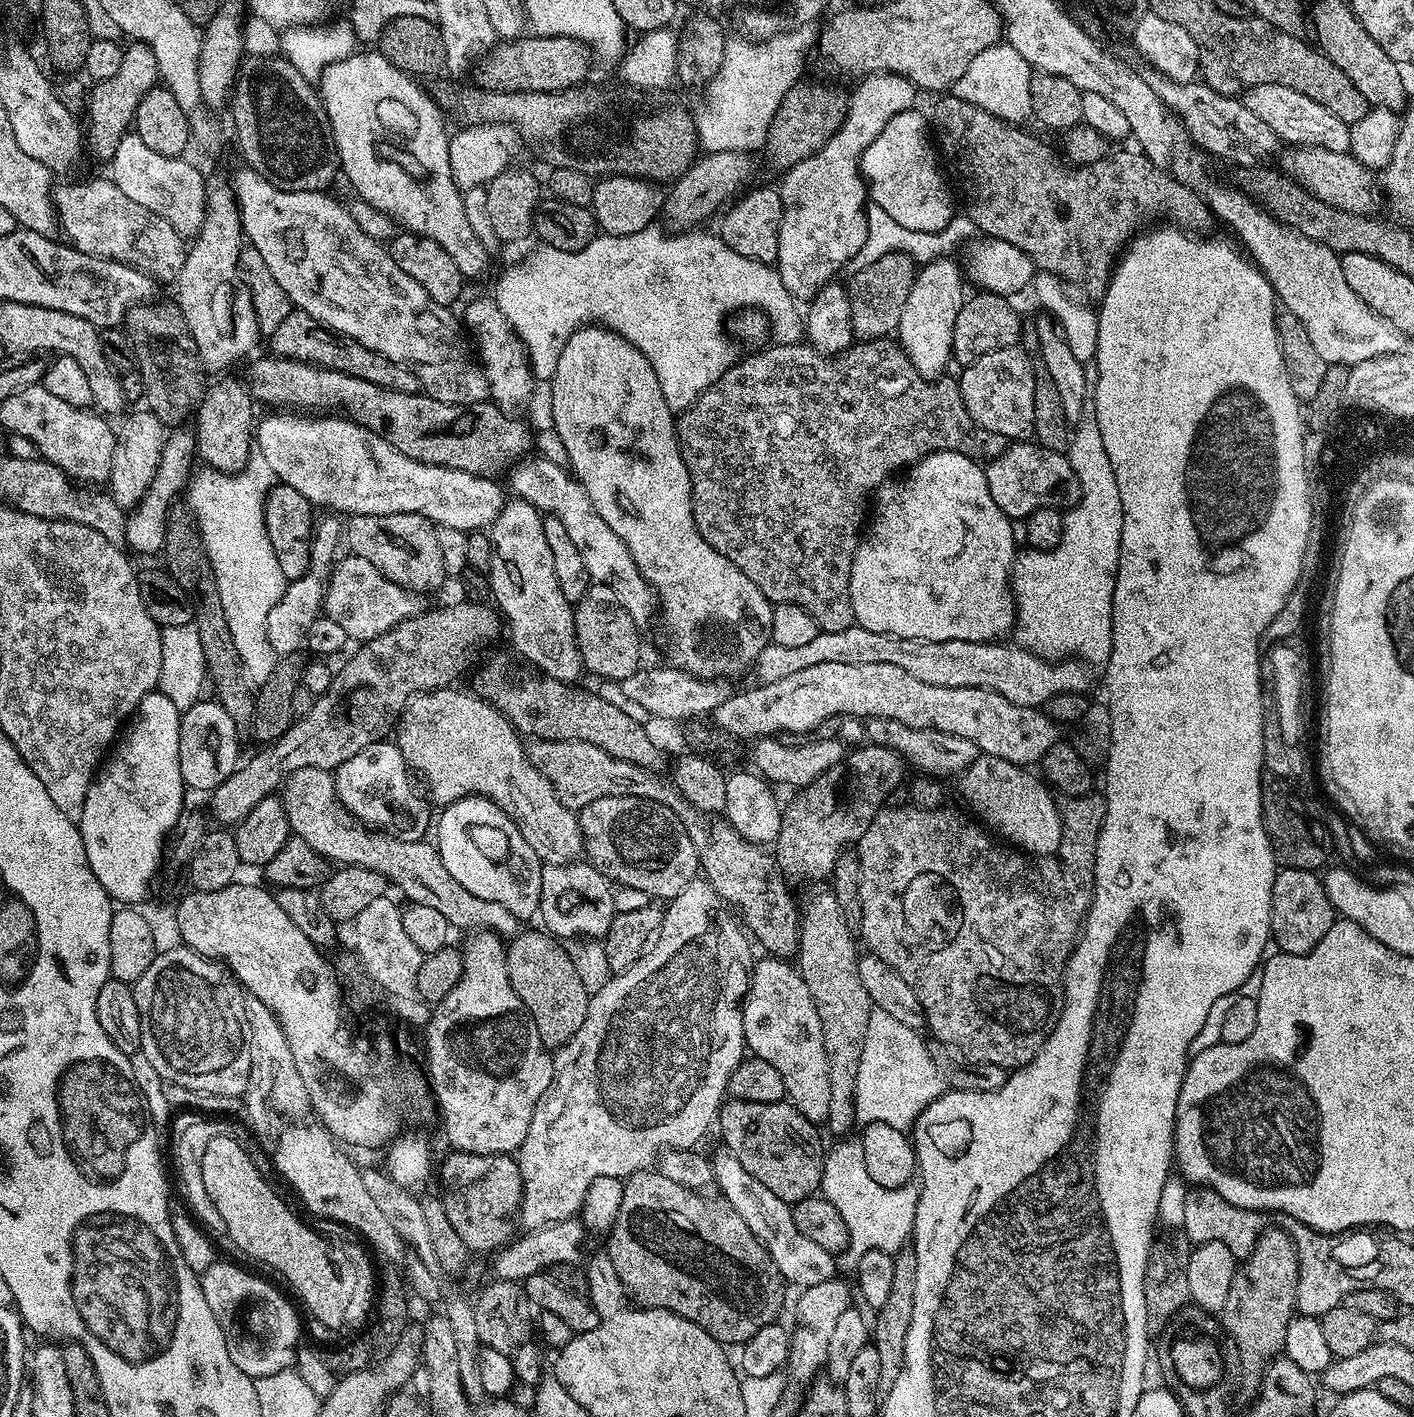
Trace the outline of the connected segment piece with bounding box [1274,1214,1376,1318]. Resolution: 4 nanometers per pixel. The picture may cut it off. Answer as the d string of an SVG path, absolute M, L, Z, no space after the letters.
M1283 1214L1277 1215L1274 1220L1275 1227L1280 1228L1283 1232L1287 1234L1289 1238L1294 1242L1294 1246L1296 1247L1296 1253L1298 1254L1298 1286L1296 1287L1296 1312L1299 1313L1300 1316L1309 1316L1319 1318L1331 1310L1331 1308L1339 1308L1342 1304L1342 1288L1336 1288L1336 1274L1334 1274L1334 1278L1330 1278L1332 1276L1332 1272L1334 1272L1334 1262L1338 1260L1340 1264L1346 1264L1346 1266L1360 1266L1360 1264L1364 1264L1364 1262L1368 1262L1372 1256L1374 1256L1374 1246L1372 1244L1375 1241L1375 1237L1373 1233L1368 1233L1371 1231L1368 1230L1352 1230L1347 1233L1341 1239L1338 1246L1334 1246L1332 1244L1332 1248L1330 1248L1330 1242L1328 1242L1327 1232L1319 1232L1318 1230L1314 1230L1310 1226L1306 1226L1302 1222L1298 1222L1295 1220L1293 1216L1286 1216Z

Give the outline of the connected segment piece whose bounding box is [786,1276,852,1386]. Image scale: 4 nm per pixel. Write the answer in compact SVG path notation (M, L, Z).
M832 1277L828 1281L822 1281L810 1288L803 1289L796 1304L796 1329L791 1329L792 1345L786 1365L786 1376L801 1386L807 1386L817 1379L816 1372L823 1369L827 1362L827 1350L829 1349L830 1337L837 1327L838 1318L842 1312L851 1307L850 1288L839 1277Z

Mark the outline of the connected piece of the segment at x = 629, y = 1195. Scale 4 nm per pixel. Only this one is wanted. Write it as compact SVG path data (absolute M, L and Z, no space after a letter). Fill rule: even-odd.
M657 1170L635 1172L624 1180L622 1206L662 1206L662 1236L654 1232L650 1234L650 1230L646 1234L646 1230L642 1230L642 1216L632 1216L632 1224L636 1224L636 1232L640 1232L636 1240L644 1240L644 1244L664 1244L664 1248L628 1248L628 1216L620 1212L607 1233L606 1251L610 1262L614 1262L614 1274L618 1274L625 1293L639 1307L673 1312L694 1322L694 1326L702 1326L702 1330L719 1344L743 1346L758 1334L758 1330L762 1330L762 1326L770 1326L781 1319L786 1281L764 1244L736 1209L723 1198L707 1200L704 1196L670 1181Z

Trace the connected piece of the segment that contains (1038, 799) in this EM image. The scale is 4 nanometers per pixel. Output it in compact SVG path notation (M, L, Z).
M980 754L959 777L960 792L965 802L981 816L983 827L995 833L1001 841L1021 853L1052 858L1059 853L1064 840L1064 825L1060 822L1057 801L1052 801L1053 793L1028 772L1031 771L1009 760Z

